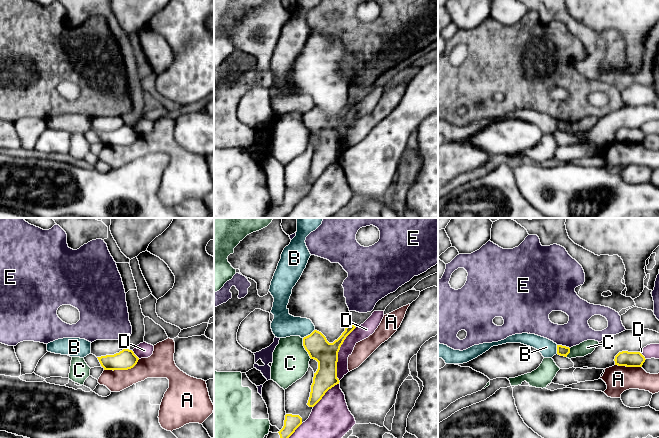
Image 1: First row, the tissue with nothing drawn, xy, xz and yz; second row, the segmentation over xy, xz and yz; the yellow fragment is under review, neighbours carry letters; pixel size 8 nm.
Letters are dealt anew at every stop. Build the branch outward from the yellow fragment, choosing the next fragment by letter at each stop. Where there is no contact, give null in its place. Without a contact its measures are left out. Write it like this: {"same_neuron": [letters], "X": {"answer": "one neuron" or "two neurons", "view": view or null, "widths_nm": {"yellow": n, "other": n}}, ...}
{"same_neuron": [], "A": {"answer": "two neurons", "view": "xy", "widths_nm": {"yellow": 160, "other": 180}}, "B": {"answer": "two neurons", "view": "xz", "widths_nm": {"yellow": 190, "other": 190}}, "C": {"answer": "two neurons", "view": "xz", "widths_nm": {"yellow": 190, "other": 280}}, "D": {"answer": "two neurons", "view": "xz", "widths_nm": {"yellow": 190, "other": 110}}, "E": {"answer": "two neurons", "view": "yz", "widths_nm": {"yellow": 80, "other": 200}}}

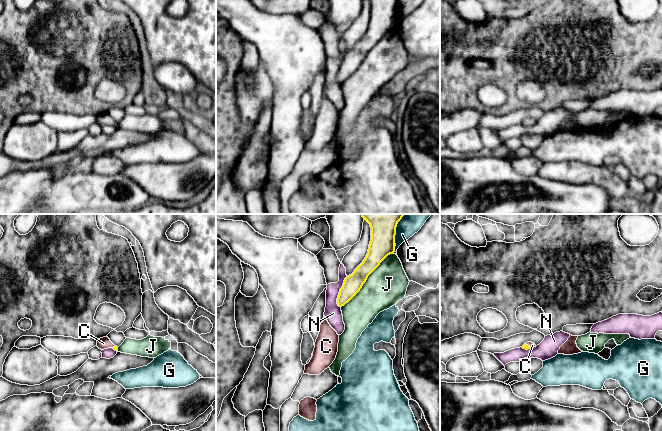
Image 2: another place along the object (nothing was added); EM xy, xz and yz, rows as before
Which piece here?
{"same_neuron": ["C"], "C": {"answer": "one neuron", "view": "yz", "widths_nm": {"yellow": 40, "other": 50}}, "G": {"answer": "two neurons", "view": "xz", "widths_nm": {"yellow": 280, "other": 190}}, "J": {"answer": "two neurons", "view": "xz", "widths_nm": {"yellow": 160, "other": 320}}, "N": {"answer": "two neurons", "view": "xz", "widths_nm": {"yellow": 150, "other": 140}}}

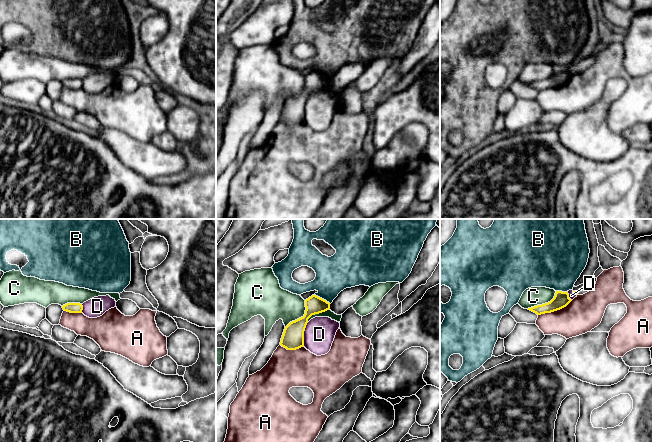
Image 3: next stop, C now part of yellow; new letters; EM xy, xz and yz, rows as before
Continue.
{"same_neuron": [], "A": {"answer": "two neurons", "view": "yz", "widths_nm": {"yellow": 130, "other": 280}}, "B": {"answer": "two neurons", "view": "xz", "widths_nm": {"yellow": 140, "other": 280}}, "C": {"answer": "two neurons", "view": "xz", "widths_nm": {"yellow": 180, "other": 260}}, "D": {"answer": "two neurons", "view": "xz", "widths_nm": {"yellow": 180, "other": 240}}}

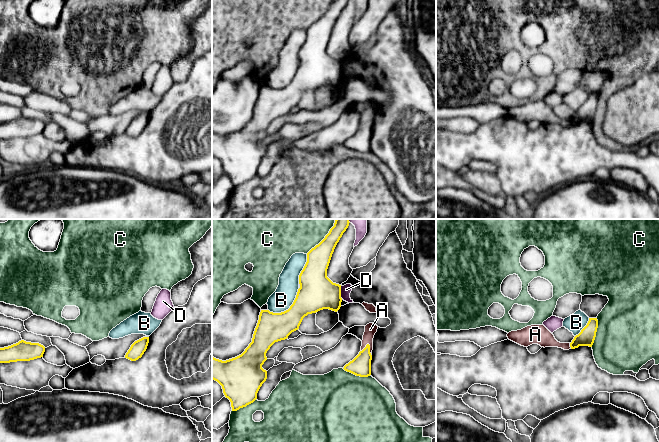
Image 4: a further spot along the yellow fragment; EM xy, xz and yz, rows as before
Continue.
{"same_neuron": ["A"], "A": {"answer": "one neuron", "view": "xz", "widths_nm": {"yellow": 160, "other": 100}}, "B": {"answer": "two neurons", "view": "xz", "widths_nm": {"yellow": 280, "other": 170}}, "C": {"answer": "two neurons", "view": "xz", "widths_nm": {"yellow": 190, "other": 480}}, "D": {"answer": "two neurons", "view": "xz", "widths_nm": {"yellow": 280, "other": 80}}}

